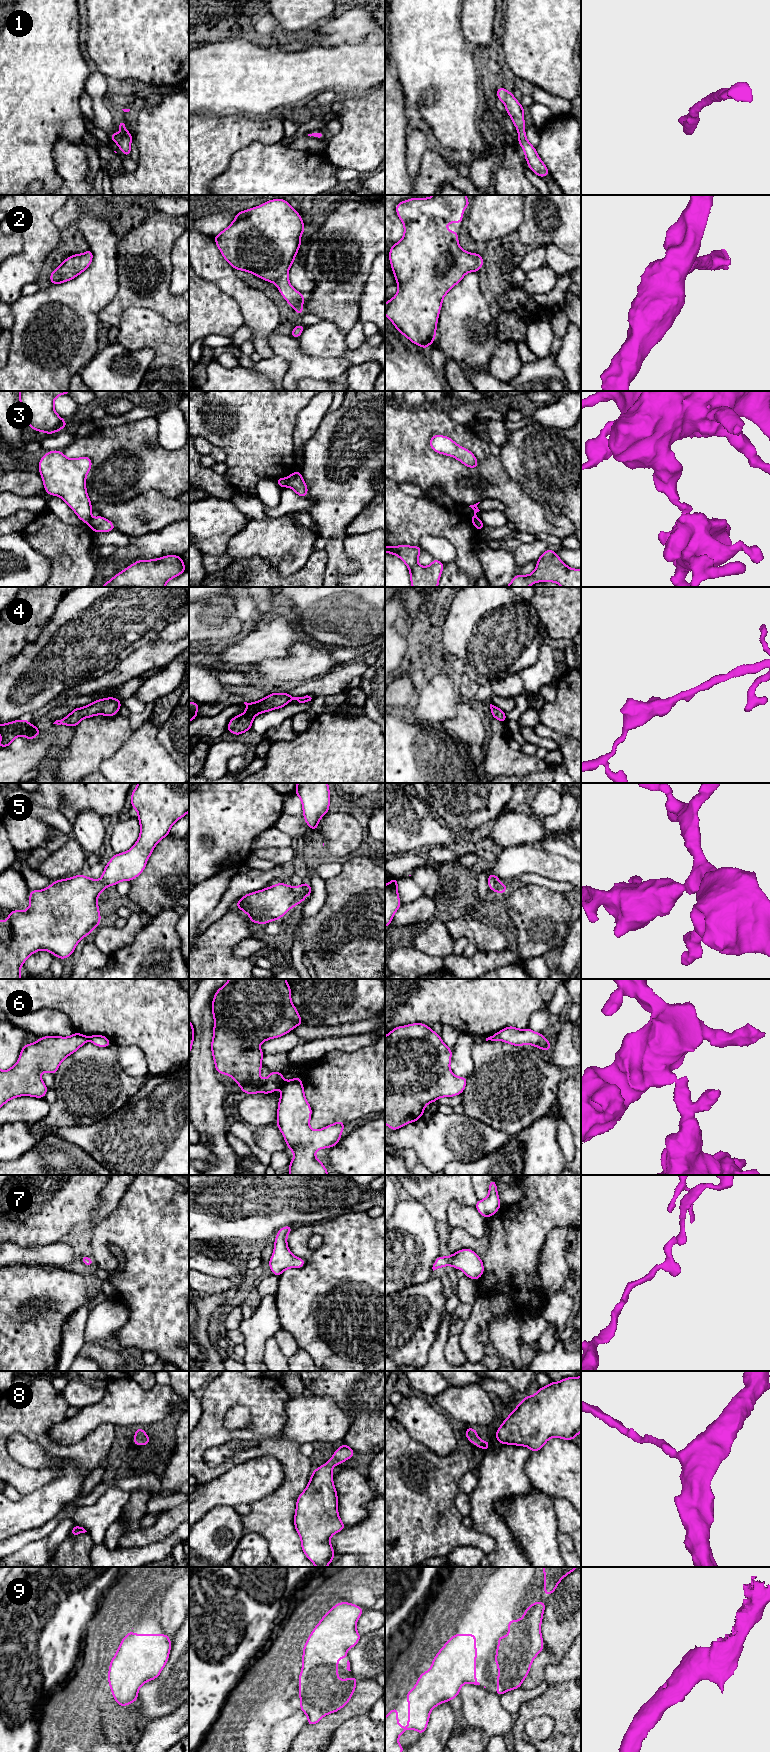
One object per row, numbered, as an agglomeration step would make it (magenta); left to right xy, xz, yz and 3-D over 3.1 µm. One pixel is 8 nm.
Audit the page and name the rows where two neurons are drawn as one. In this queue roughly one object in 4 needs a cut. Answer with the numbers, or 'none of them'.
3, 6

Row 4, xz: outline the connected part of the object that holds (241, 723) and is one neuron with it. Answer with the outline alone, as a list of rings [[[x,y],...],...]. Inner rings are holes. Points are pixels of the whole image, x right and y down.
[[[284,692],[271,693],[270,695],[267,695],[265,698],[256,702],[244,702],[246,705],[246,711],[243,714],[235,716],[229,721],[227,732],[231,732],[234,735],[243,734],[252,728],[252,721],[256,715],[274,709],[280,709],[283,706],[289,704],[291,700],[297,700],[299,703],[305,703],[311,701],[311,699],[312,698],[308,695],[302,697],[293,697]]]

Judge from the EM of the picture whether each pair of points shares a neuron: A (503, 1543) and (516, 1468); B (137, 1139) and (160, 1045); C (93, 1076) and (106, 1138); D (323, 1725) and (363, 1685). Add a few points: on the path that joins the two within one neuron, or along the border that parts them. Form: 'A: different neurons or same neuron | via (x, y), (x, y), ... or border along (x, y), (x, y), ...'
A: same neuron | via (493, 1524), (486, 1517), (486, 1498), (497, 1487)
B: different neurons | border along (174, 1067), (163, 1073), (149, 1075)
C: different neurons | border along (122, 1106), (101, 1120), (87, 1125), (79, 1125)
D: same neuron | via (335, 1720), (361, 1697)

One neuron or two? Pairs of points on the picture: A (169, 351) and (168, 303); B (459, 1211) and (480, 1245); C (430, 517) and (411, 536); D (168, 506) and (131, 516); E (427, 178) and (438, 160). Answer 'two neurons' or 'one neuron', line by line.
A: two neurons
B: two neurons
C: one neuron
D: one neuron
E: one neuron

